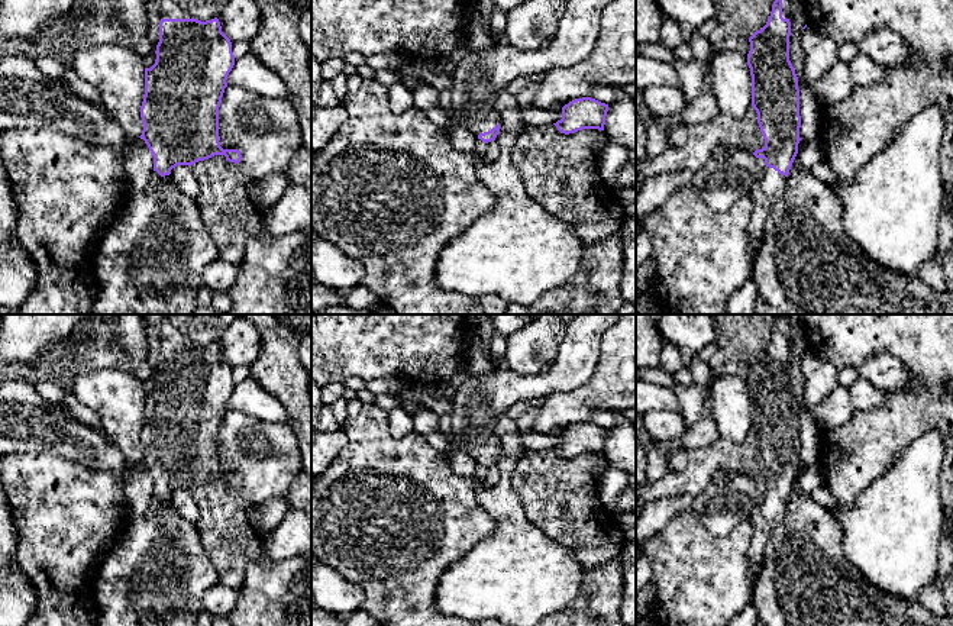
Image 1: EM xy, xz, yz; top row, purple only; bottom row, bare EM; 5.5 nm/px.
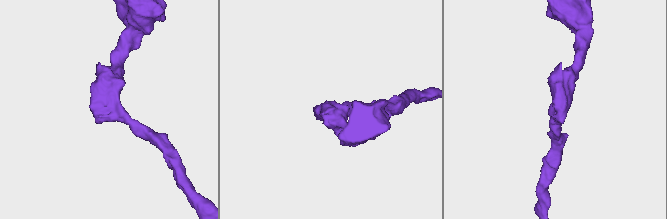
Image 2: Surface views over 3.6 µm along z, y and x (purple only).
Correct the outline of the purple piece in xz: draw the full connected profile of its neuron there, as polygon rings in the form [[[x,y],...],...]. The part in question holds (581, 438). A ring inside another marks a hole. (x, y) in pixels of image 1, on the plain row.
[[[591,422],[575,423],[562,432],[562,443],[553,448],[561,458],[569,459],[582,454],[604,455],[608,429]]]

